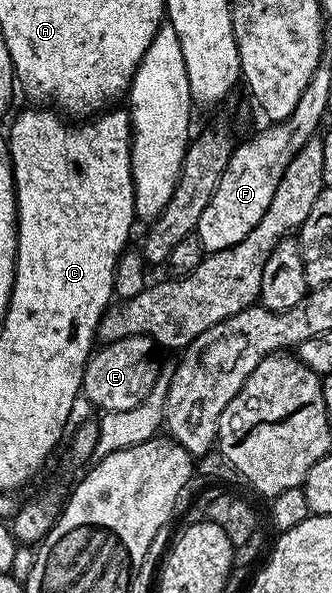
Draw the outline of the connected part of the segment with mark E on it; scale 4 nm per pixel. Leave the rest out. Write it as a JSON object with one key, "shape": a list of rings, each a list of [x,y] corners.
{"shape":[[[125,337],[113,341],[111,345],[102,345],[86,362],[82,376],[82,393],[102,411],[128,411],[136,403],[144,403],[144,397],[152,391],[160,357],[154,354],[156,342],[150,337]]]}

